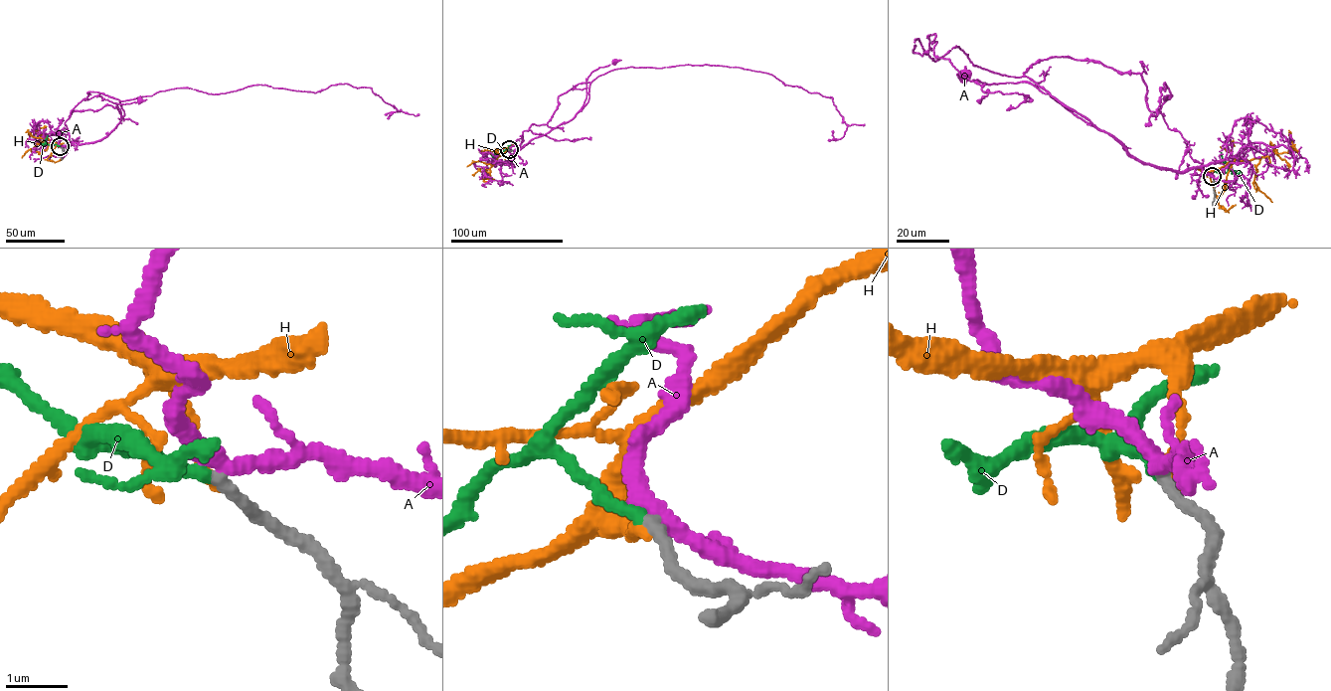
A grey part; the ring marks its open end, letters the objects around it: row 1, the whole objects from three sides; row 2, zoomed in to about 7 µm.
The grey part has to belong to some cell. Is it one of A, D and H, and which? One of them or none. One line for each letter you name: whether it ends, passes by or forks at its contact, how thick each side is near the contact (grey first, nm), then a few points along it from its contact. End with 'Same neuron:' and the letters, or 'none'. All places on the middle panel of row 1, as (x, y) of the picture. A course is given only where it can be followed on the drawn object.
D: it ends | 200/190 nm | via (509, 149), (495, 153), (499, 150)
Same neuron: D

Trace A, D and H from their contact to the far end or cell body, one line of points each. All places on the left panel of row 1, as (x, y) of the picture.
A: (60, 146), (102, 139), (121, 119), (120, 109), (115, 103), (130, 103), (139, 99)
D: (60, 146), (46, 144), (47, 135)
H: (60, 146), (36, 133), (46, 126)

